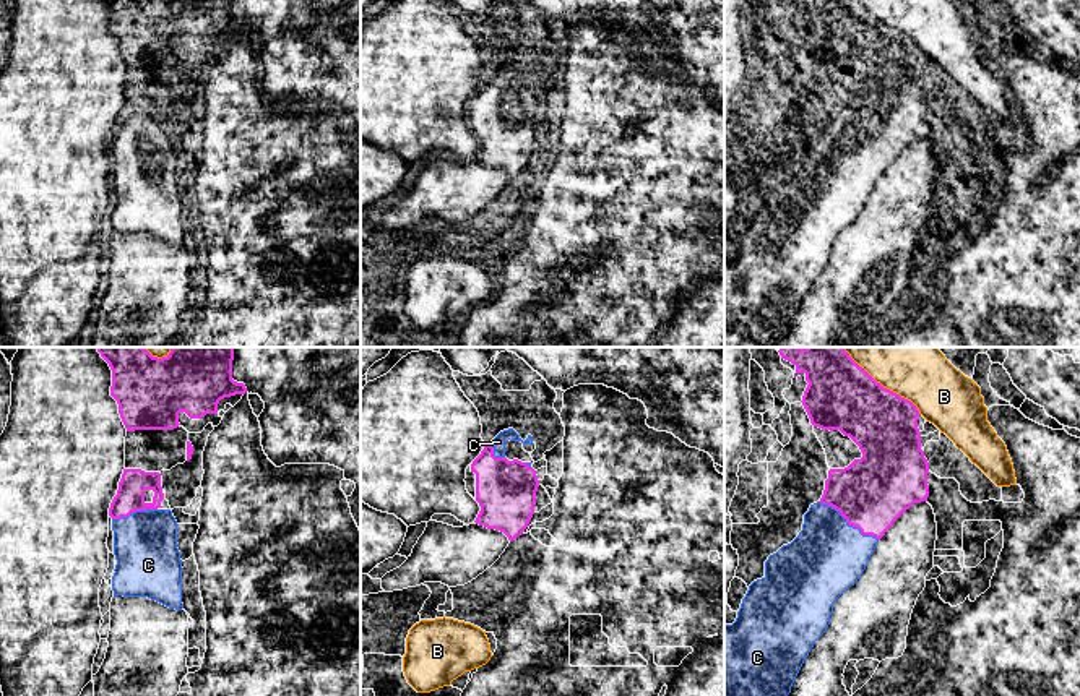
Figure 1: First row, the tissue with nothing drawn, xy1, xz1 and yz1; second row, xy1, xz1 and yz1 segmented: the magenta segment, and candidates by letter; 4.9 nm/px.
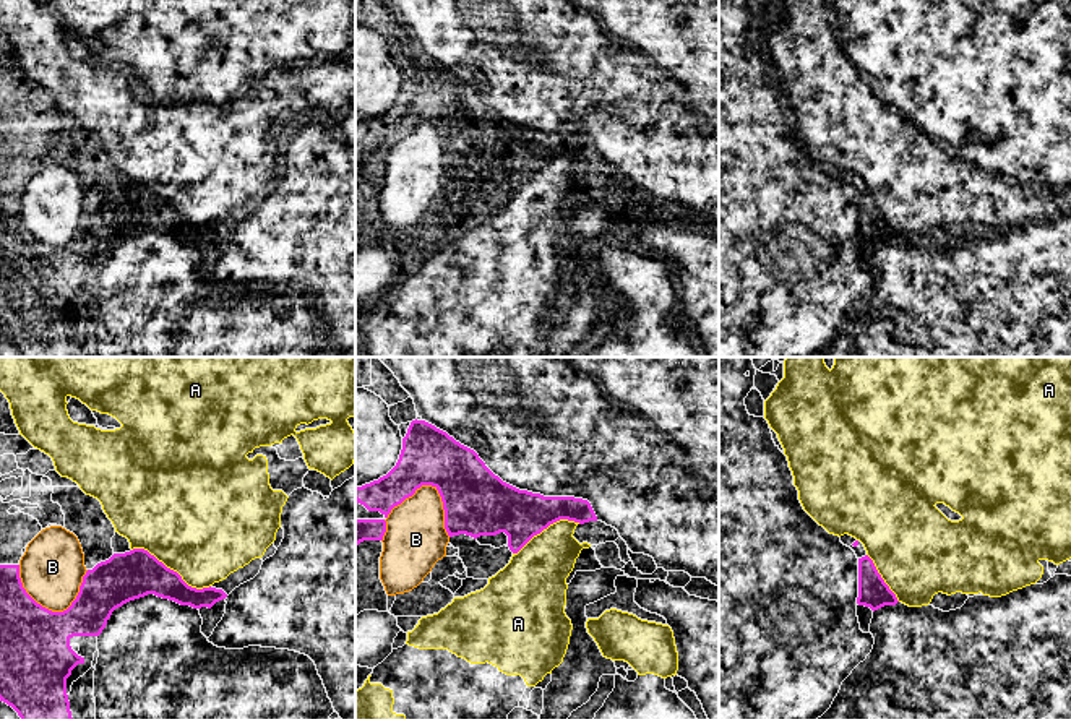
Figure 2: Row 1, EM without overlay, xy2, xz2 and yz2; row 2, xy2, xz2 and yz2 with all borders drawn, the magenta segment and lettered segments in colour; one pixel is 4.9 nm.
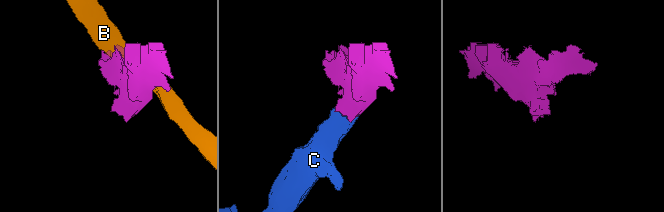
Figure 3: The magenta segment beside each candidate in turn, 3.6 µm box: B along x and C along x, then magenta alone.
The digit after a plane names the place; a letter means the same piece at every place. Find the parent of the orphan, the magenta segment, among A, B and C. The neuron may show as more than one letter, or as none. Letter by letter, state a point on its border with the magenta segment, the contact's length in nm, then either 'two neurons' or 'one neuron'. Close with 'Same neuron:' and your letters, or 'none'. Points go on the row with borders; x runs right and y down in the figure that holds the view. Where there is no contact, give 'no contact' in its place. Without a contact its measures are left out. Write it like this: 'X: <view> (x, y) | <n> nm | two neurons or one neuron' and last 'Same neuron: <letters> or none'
A: xy2 (169, 568) | 440 nm | two neurons
B: xz2 (398, 503) | 380 nm | two neurons
C: yz1 (850, 524) | 360 nm | one neuron
Same neuron: C

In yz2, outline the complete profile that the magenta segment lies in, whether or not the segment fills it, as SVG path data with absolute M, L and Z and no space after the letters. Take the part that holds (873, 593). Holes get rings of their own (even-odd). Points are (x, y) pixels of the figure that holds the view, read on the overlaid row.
M865 555L858 558L858 597L857 604L870 607L873 612L884 605L896 605L896 594L878 573L873 560Z

